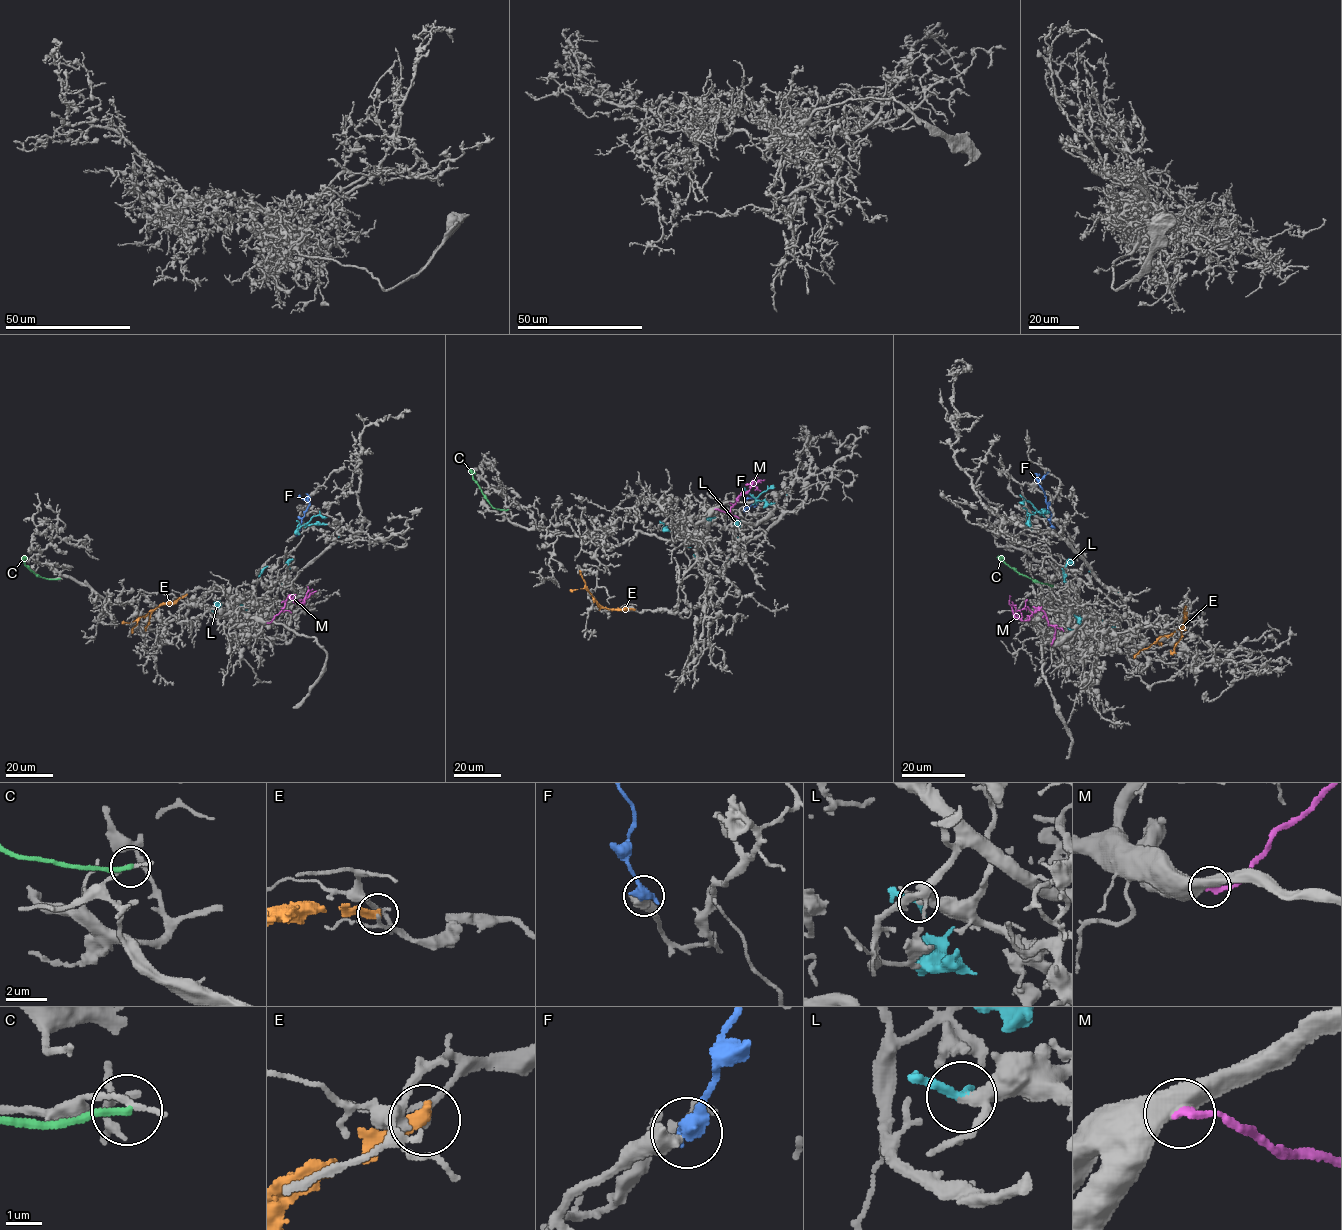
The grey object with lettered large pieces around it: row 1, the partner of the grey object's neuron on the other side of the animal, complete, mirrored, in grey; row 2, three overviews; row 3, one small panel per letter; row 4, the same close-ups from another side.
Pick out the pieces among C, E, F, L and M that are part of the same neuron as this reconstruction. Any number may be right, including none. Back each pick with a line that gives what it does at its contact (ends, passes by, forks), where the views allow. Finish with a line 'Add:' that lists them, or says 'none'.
Add: none

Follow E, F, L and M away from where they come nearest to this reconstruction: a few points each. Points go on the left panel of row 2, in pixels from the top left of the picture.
E: (186, 595), (172, 602), (162, 602), (140, 617), (131, 633)
F: (296, 535), (309, 503), (298, 496)
L: (215, 612), (258, 576), (297, 530), (307, 523), (281, 584), (245, 609)
M: (267, 622), (281, 611), (288, 597), (301, 605), (312, 589)

